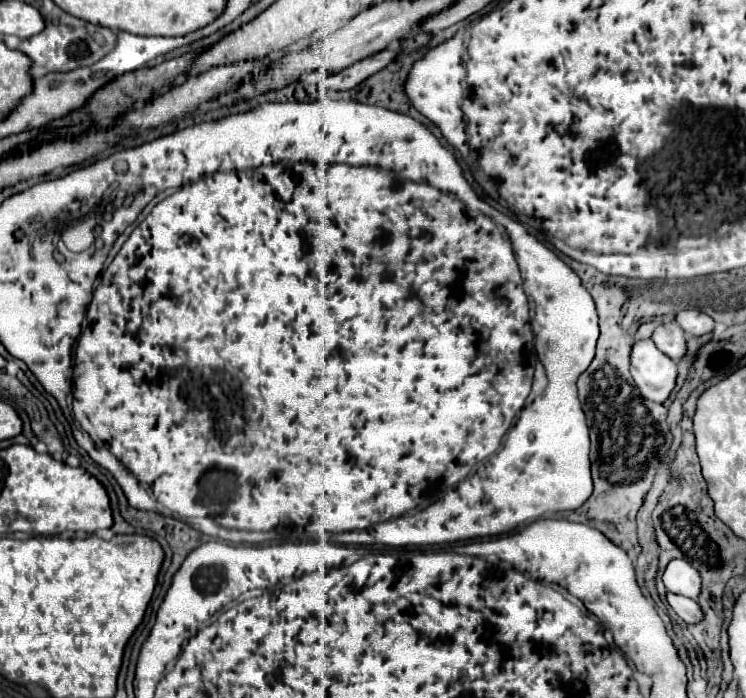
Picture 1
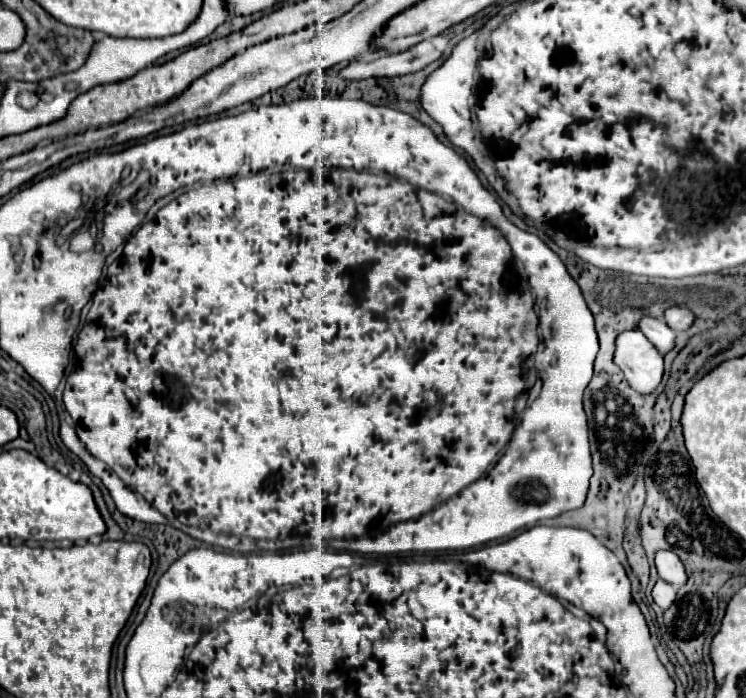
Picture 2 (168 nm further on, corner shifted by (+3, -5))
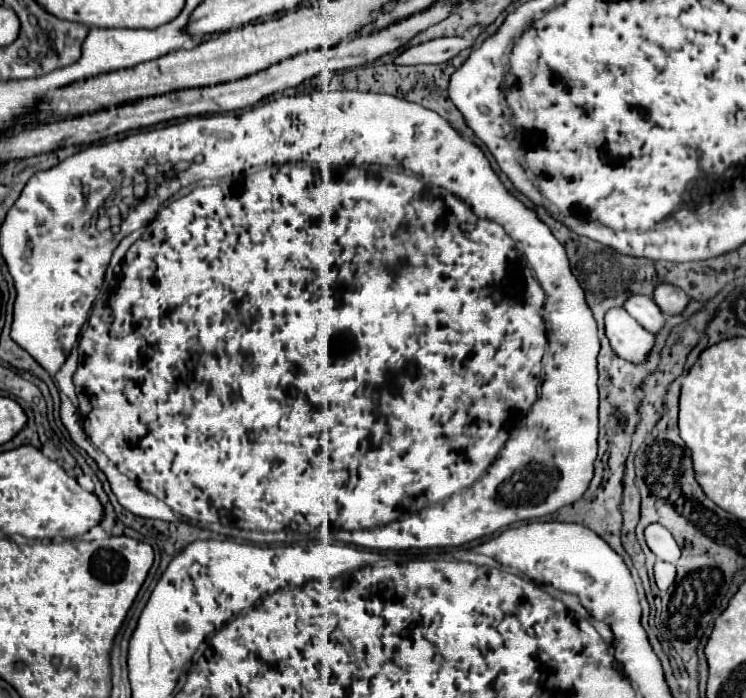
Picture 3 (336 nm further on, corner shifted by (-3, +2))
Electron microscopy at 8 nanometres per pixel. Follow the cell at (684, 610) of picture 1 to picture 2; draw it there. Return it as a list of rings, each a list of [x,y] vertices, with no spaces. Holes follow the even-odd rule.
[[[657,580],[657,584],[655,584],[651,596],[653,596],[653,600],[655,600],[657,606],[661,606],[661,604],[669,604],[669,608],[671,608],[671,606],[675,604],[677,590],[675,590],[671,584],[667,584],[667,582],[663,582],[663,580]]]

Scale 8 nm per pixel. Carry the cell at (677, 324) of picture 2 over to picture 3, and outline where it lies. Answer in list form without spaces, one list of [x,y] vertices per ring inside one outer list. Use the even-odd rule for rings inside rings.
[[[665,283],[665,285],[659,287],[659,291],[657,291],[657,287],[655,287],[653,301],[659,305],[659,309],[661,309],[665,315],[673,315],[673,313],[679,313],[679,311],[685,309],[685,305],[689,303],[689,297],[683,293],[683,289]]]

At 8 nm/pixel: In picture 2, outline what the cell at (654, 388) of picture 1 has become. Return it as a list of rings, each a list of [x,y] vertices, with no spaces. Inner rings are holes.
[[[641,330],[617,336],[615,364],[623,370],[629,386],[641,394],[651,394],[663,380],[663,356]]]

